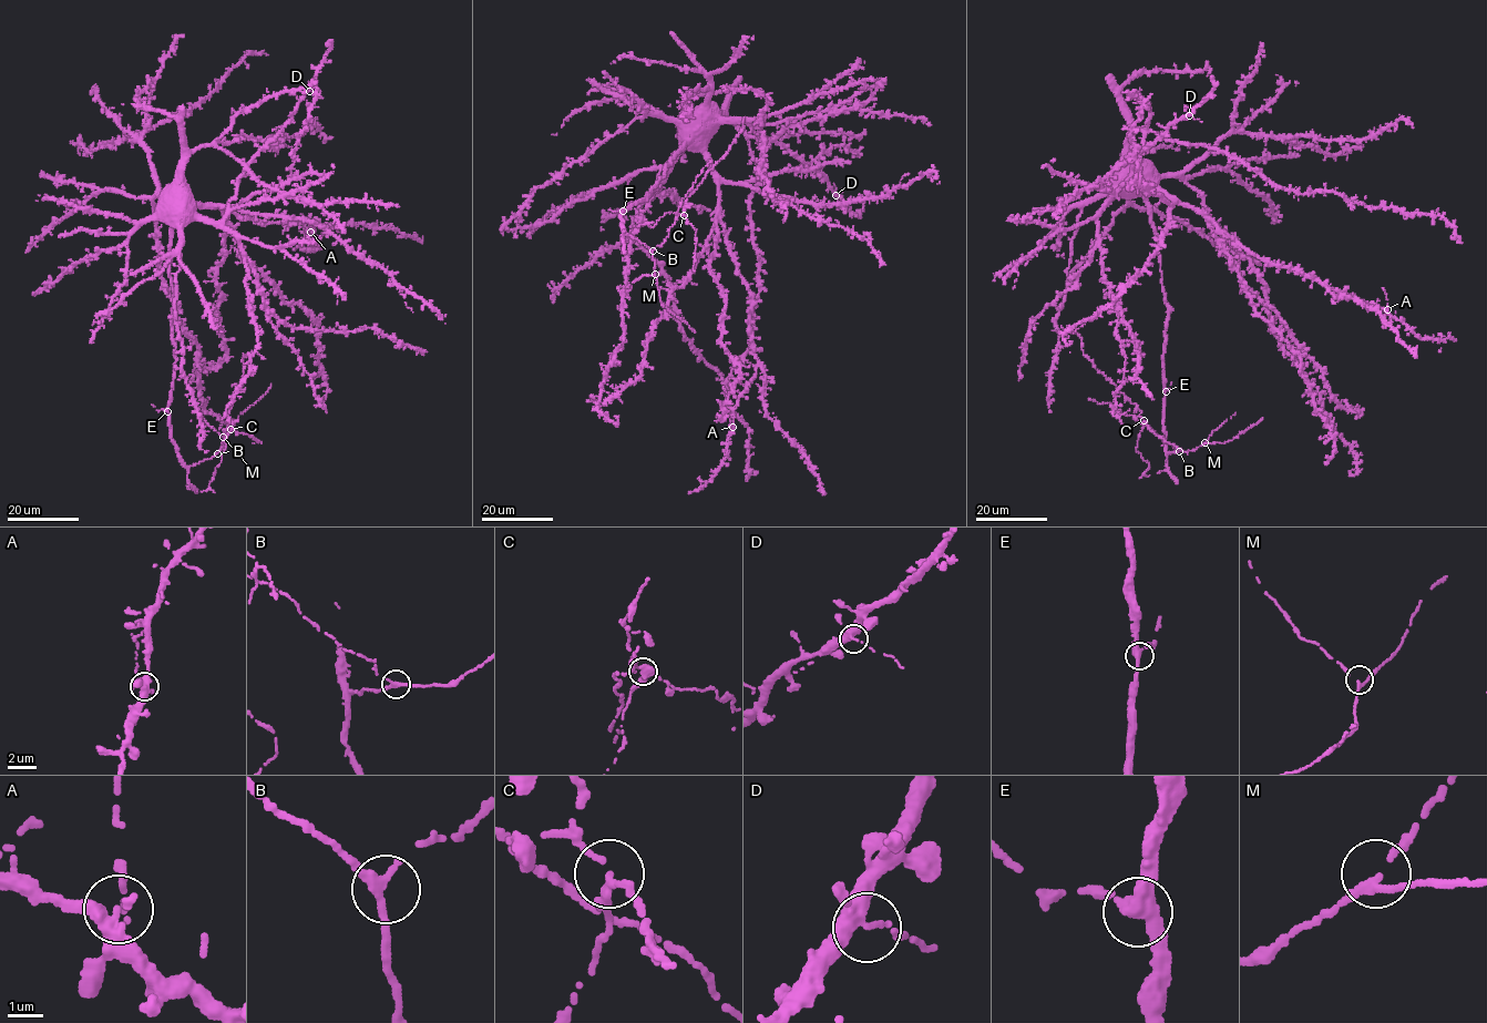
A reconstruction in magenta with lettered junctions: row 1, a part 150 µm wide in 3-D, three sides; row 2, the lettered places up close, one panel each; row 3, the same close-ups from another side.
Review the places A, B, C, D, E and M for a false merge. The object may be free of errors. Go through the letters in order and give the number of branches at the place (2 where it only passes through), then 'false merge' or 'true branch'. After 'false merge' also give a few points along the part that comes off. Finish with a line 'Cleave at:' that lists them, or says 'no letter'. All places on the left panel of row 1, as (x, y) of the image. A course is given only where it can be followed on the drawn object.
A: branches 3; true branch
B: branches 2; true branch
C: branches 3; false merge; course (231, 429), (225, 417), (242, 384), (243, 360), (246, 357), (243, 354)
D: branches 3; true branch
E: branches 3; true branch
M: branches 3; true branch
Cleave at: C

